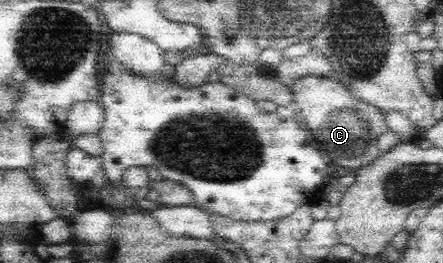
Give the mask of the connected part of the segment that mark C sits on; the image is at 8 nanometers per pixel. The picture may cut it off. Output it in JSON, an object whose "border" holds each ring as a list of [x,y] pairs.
{"border":[[[315,74],[297,78],[291,86],[294,102],[300,109],[298,119],[311,135],[316,145],[331,160],[332,166],[341,166],[351,171],[373,163],[381,157],[377,141],[387,131],[386,116],[357,98],[341,83],[329,76]]]}

